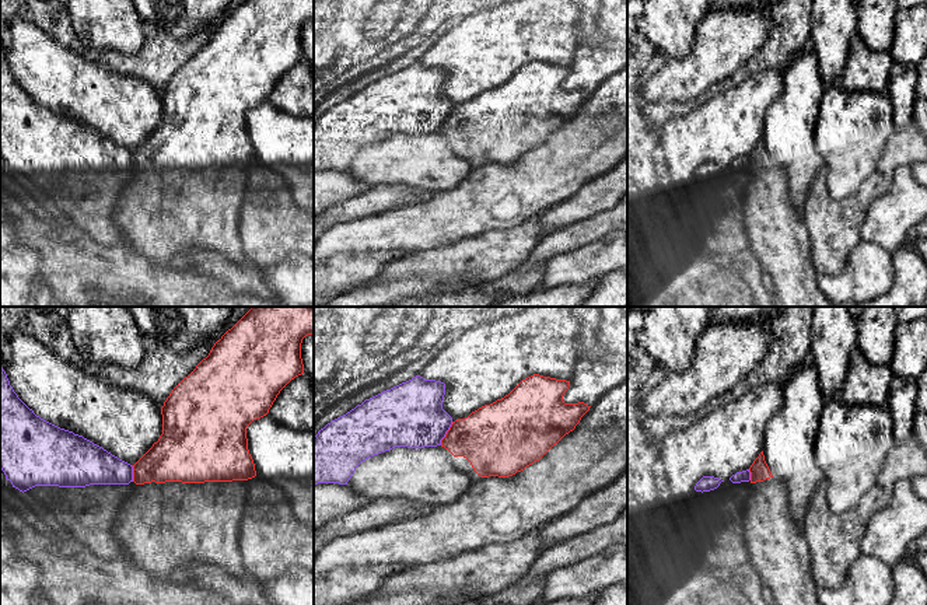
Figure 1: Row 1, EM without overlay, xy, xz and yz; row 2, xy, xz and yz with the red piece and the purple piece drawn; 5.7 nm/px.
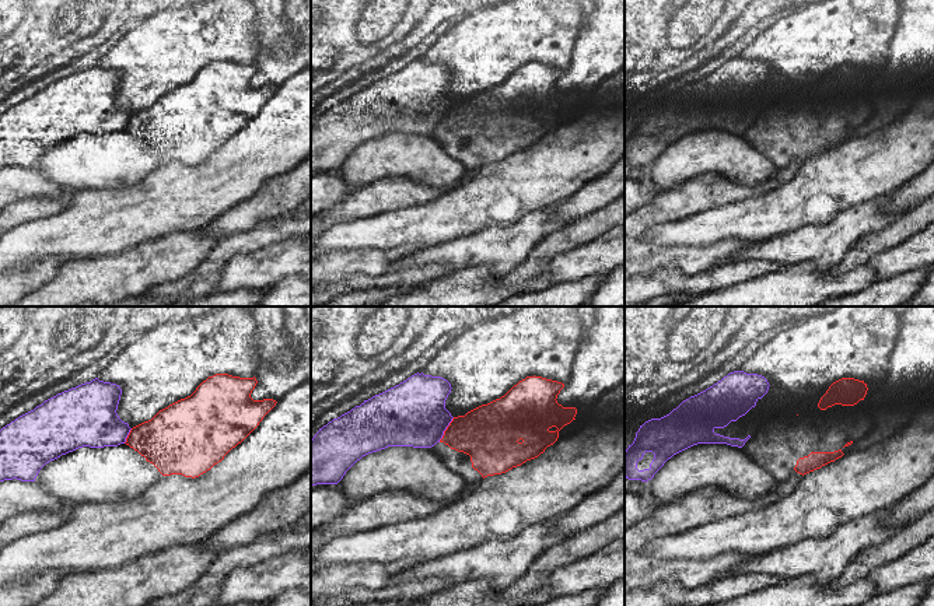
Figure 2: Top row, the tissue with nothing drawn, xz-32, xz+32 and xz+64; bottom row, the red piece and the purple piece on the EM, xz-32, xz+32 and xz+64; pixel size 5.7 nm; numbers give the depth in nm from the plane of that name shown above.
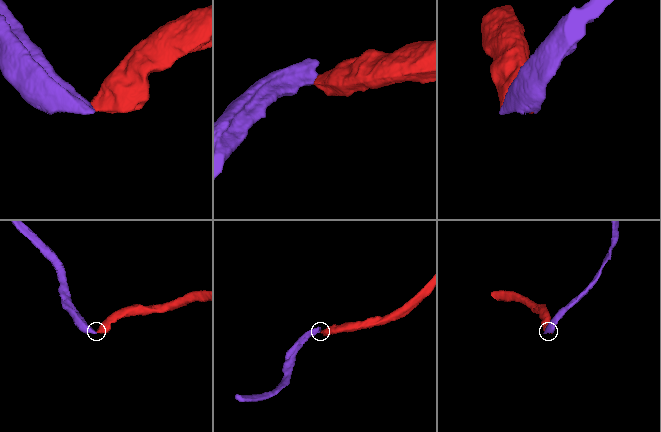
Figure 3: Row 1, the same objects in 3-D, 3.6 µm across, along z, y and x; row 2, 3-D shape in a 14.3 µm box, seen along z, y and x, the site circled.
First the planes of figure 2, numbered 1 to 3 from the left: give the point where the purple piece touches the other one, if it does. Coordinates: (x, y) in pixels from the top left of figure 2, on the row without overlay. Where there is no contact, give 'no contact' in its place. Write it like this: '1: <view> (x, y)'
1: xz-32 (128, 122)
2: xz+32 (445, 116)
3: no contact

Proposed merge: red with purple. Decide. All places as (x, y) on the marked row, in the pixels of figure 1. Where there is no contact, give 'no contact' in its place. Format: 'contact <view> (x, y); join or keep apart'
contact xz (447, 433); keep apart

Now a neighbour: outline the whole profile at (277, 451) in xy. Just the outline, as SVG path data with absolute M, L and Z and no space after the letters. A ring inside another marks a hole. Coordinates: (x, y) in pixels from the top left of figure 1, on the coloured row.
M266 415L246 427L246 438L258 478L273 485L284 478L314 479L314 430L293 430Z

